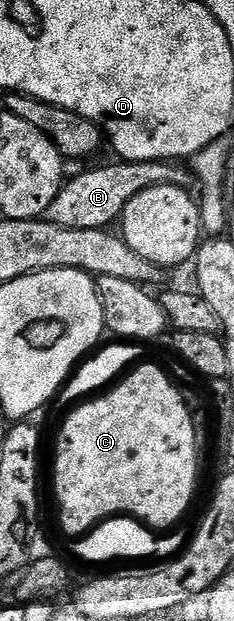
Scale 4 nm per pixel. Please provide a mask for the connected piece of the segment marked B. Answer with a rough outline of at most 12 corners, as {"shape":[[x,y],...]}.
{"shape":[[175,162],[107,164],[70,177],[46,219],[69,230],[106,229],[137,194],[187,188]]}

